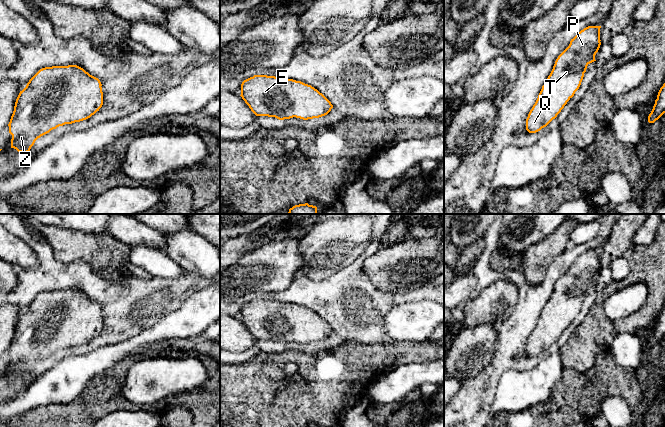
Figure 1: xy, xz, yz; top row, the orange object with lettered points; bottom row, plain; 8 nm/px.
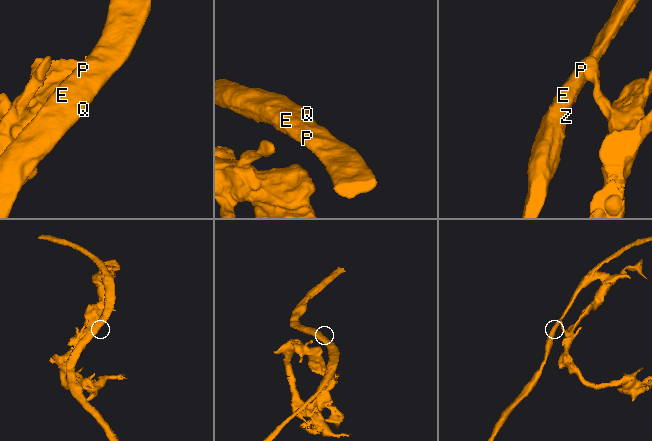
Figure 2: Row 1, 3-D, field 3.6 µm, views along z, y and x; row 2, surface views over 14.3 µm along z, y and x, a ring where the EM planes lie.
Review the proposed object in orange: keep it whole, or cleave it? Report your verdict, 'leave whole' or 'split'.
leave whole

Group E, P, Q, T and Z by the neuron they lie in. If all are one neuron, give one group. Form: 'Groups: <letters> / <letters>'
Groups: E P Q T Z

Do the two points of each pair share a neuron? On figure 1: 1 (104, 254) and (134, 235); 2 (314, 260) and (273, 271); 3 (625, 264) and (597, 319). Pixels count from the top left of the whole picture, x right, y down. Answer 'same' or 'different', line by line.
1: different
2: different
3: different

